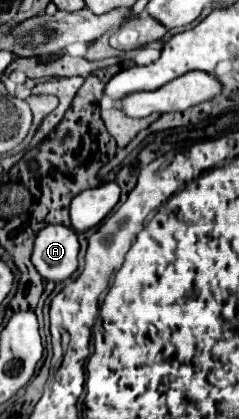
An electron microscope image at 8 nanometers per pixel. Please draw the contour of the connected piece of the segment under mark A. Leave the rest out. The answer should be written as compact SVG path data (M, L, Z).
M50 224L44 226L34 240L32 264L44 280L62 282L76 272L78 250L78 236L72 228Z

